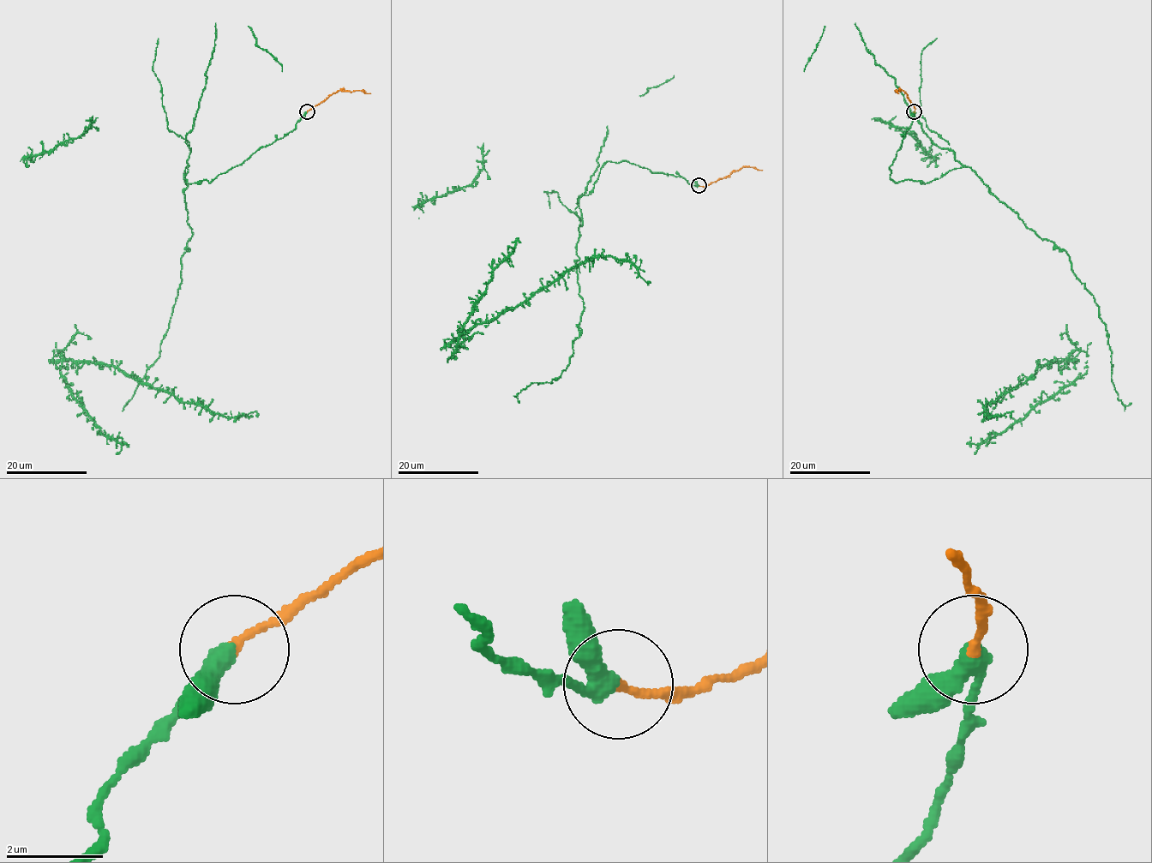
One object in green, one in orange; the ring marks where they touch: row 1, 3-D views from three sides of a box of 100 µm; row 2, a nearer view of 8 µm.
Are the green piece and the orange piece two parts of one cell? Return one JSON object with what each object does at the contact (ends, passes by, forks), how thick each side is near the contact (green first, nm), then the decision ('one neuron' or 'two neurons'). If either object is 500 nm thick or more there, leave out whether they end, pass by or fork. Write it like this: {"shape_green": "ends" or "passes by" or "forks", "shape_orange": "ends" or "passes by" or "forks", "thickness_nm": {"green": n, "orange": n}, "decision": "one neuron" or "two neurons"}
{"shape_green": "passes by", "shape_orange": "ends", "thickness_nm": {"green": 320, "orange": 170}, "decision": "two neurons"}

